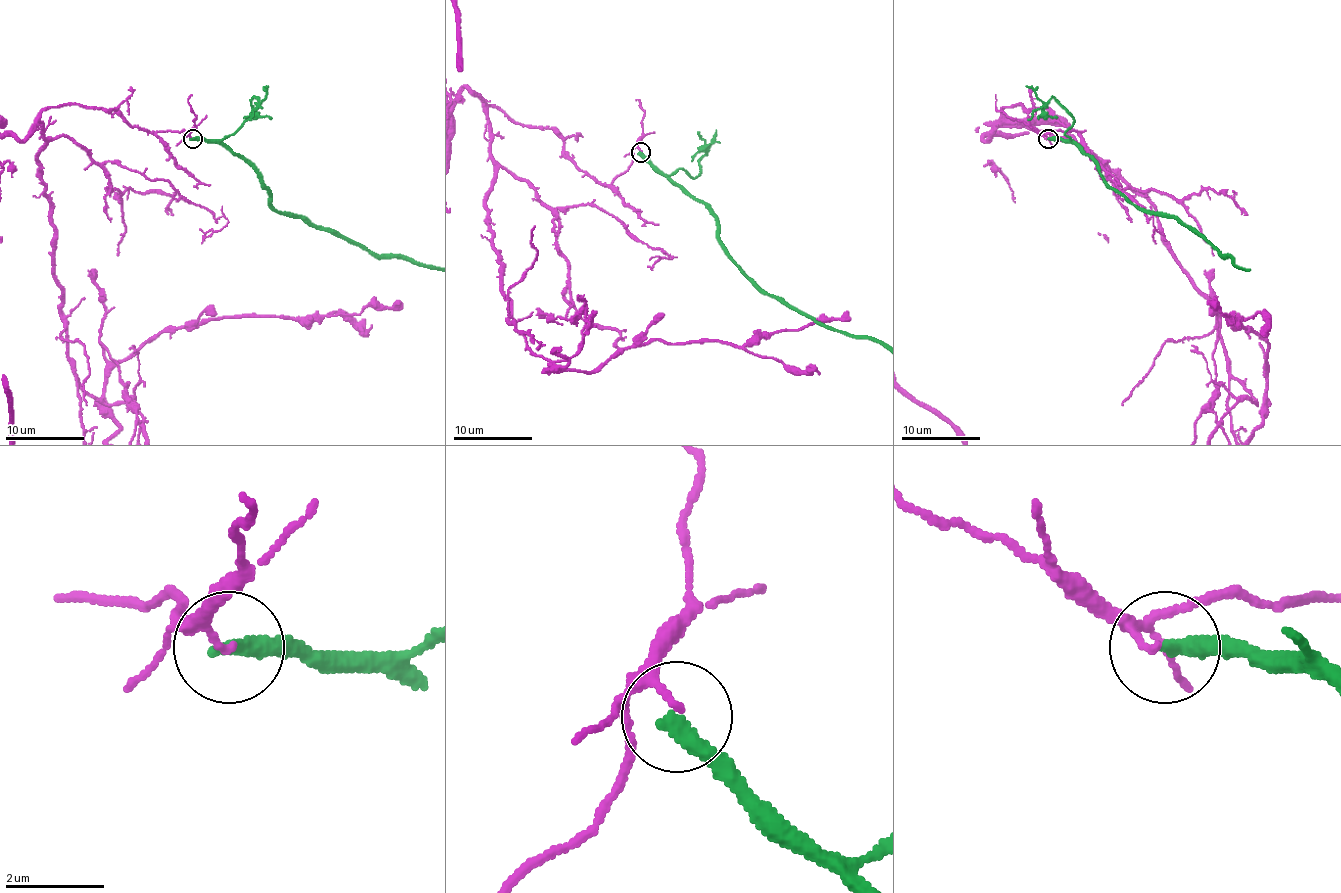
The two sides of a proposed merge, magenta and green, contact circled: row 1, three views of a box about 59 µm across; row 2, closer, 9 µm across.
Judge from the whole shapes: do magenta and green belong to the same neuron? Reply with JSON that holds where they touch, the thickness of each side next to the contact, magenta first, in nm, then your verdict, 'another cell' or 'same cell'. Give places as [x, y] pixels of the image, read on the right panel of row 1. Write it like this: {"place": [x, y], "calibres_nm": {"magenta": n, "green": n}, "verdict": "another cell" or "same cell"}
{"place": [1048, 138], "calibres_nm": {"magenta": 130, "green": 320}, "verdict": "another cell"}

